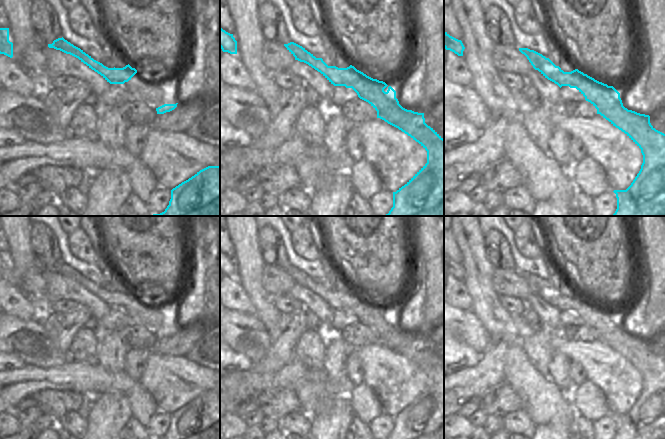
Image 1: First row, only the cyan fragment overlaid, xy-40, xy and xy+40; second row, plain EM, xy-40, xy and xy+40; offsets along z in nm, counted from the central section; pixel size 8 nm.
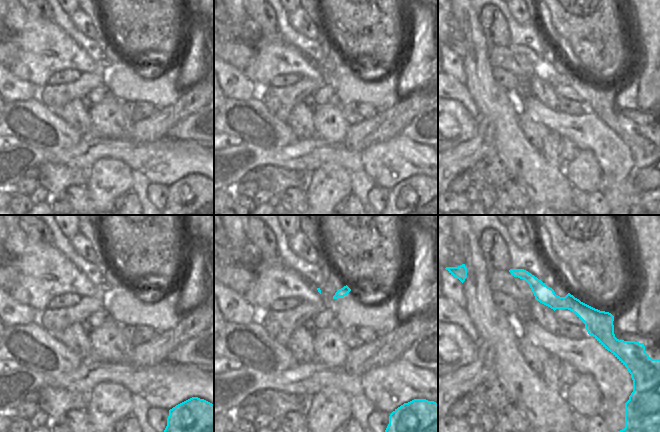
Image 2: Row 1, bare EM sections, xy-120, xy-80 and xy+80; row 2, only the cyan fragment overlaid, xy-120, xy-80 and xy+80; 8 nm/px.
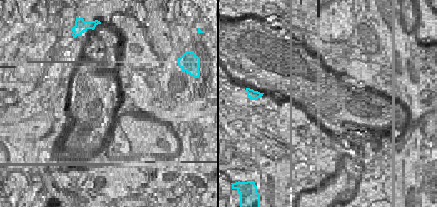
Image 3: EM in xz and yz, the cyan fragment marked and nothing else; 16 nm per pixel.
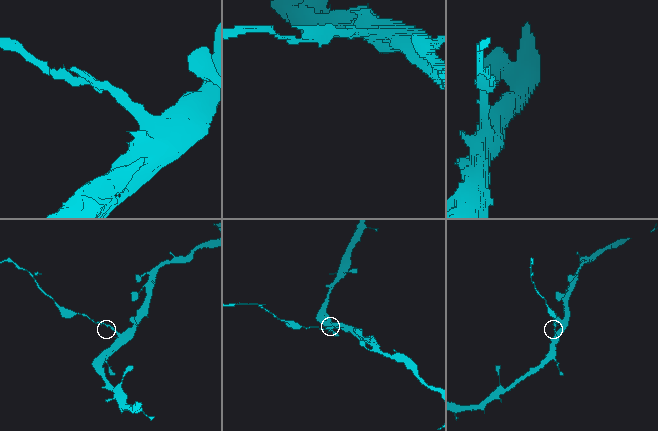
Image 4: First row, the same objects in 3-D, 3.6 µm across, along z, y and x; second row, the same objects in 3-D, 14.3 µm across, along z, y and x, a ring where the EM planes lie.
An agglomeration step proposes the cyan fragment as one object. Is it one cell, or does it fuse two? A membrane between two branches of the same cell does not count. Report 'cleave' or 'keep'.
cleave

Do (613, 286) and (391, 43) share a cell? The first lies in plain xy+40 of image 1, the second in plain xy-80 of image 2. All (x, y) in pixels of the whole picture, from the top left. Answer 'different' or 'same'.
same

